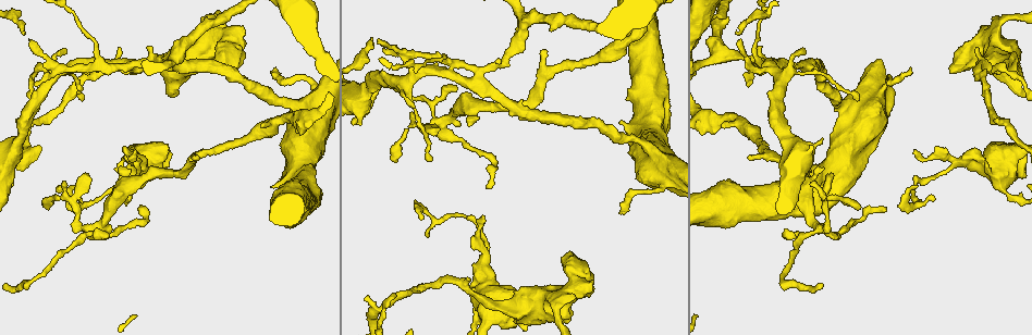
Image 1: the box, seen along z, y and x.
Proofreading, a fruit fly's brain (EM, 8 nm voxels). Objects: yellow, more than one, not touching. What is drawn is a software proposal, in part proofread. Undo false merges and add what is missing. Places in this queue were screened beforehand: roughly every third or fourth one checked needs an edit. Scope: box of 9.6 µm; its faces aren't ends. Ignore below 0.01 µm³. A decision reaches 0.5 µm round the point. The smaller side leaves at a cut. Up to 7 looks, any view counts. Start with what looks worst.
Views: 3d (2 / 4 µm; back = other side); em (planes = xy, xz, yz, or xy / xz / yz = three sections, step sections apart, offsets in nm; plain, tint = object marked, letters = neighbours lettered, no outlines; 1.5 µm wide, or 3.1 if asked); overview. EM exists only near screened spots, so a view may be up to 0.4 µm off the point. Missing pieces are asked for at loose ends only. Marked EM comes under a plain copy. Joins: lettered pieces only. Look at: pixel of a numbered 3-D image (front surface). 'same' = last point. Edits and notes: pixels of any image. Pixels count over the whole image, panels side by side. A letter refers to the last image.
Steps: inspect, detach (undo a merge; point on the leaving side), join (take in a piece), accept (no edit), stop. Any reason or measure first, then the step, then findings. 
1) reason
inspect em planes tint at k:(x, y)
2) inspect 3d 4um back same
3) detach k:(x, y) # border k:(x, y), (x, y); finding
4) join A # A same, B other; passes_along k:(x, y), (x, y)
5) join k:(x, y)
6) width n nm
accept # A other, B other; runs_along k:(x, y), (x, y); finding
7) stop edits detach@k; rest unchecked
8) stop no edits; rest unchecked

an open end
inspect em xy step 4 letters at 1:(261, 125)

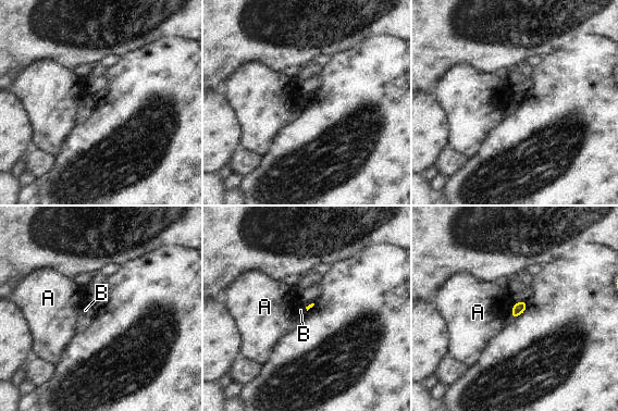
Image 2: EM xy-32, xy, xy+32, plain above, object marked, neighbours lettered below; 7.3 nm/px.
another direction
inspect em planes letters same

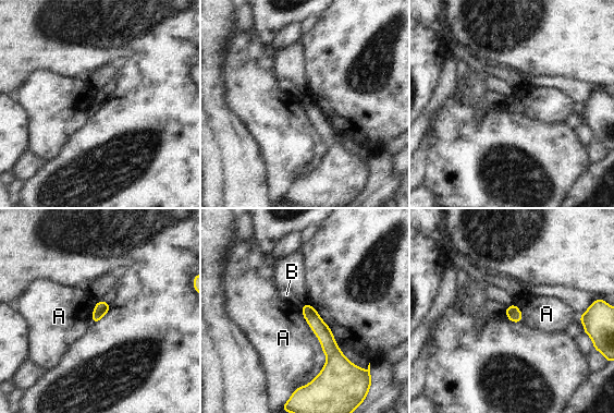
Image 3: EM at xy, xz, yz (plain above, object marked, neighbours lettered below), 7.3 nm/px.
join B # A other, B same; it goes on there

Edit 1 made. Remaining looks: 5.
thick end
inspect em xz step 4 letters at 1:(987, 163)

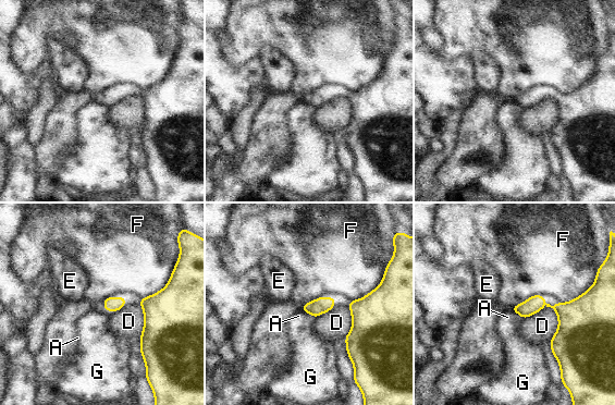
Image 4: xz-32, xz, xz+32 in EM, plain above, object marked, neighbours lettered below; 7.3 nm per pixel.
another direction
inspect em planes letters same

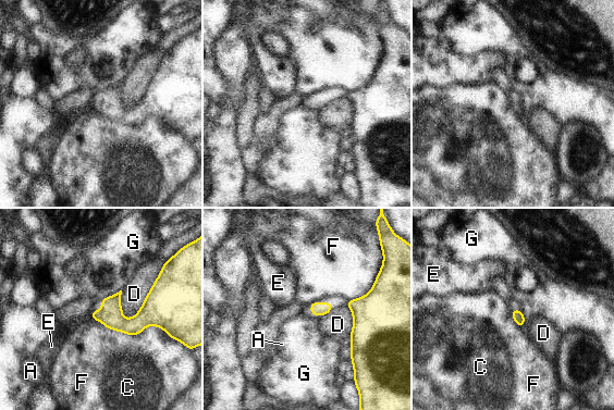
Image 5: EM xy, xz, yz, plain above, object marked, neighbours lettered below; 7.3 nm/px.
accept # A other, C other, D other, E other, F other, G other; no lettered piece goes on from it

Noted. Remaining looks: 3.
an open end
inspect em planes letters at 1:(364, 299)

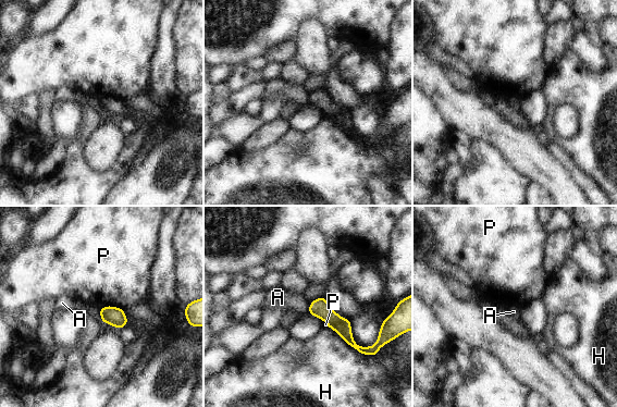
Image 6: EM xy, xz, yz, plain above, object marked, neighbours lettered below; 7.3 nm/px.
width 140 nm
accept # A other, H other, P other; runs_along 6:(313, 304), (346, 334), (353, 344); none of them fits

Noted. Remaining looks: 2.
stop edits join@3; rest unchecked

